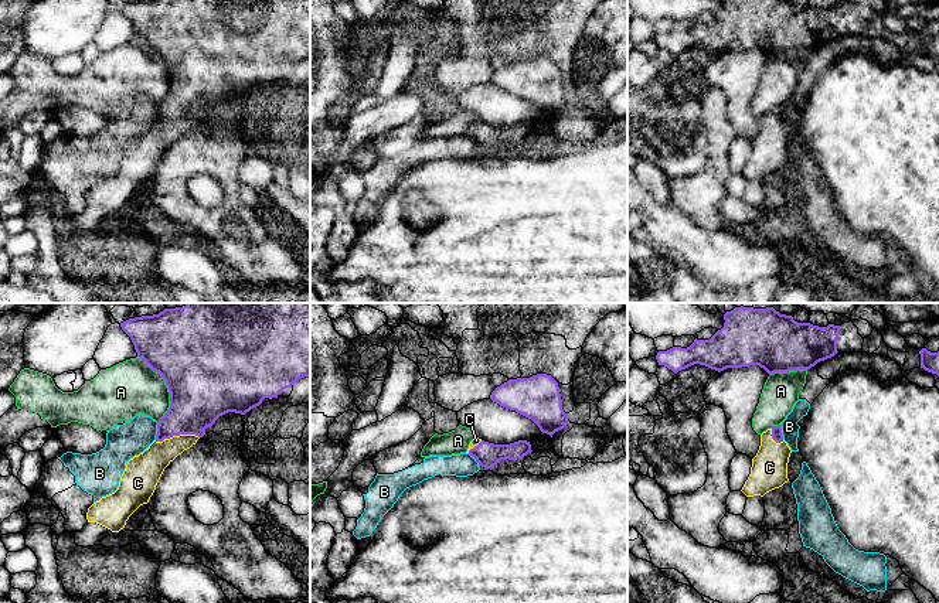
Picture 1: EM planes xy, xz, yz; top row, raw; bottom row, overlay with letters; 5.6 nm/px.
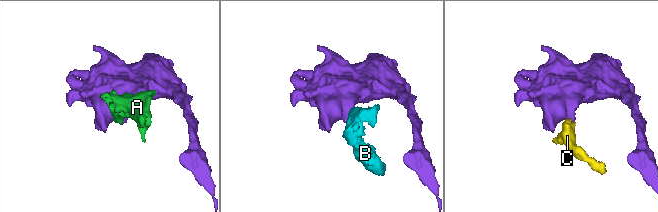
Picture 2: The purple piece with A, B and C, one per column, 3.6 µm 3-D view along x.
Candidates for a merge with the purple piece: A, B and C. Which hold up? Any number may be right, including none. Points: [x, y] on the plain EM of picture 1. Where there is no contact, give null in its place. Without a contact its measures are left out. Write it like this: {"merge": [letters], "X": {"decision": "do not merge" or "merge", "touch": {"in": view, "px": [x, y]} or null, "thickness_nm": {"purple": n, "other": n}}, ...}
{"merge": ["C"], "A": {"decision": "do not merge", "touch": {"in": "xy", "px": [167, 70]}, "thickness_nm": {"purple": 500, "other": 300}}, "B": {"decision": "do not merge", "touch": {"in": "xy", "px": [157, 115]}, "thickness_nm": {"purple": 280, "other": 200}}, "C": {"decision": "merge", "touch": {"in": "xy", "px": [176, 118]}, "thickness_nm": {"purple": 320, "other": 180}}}

